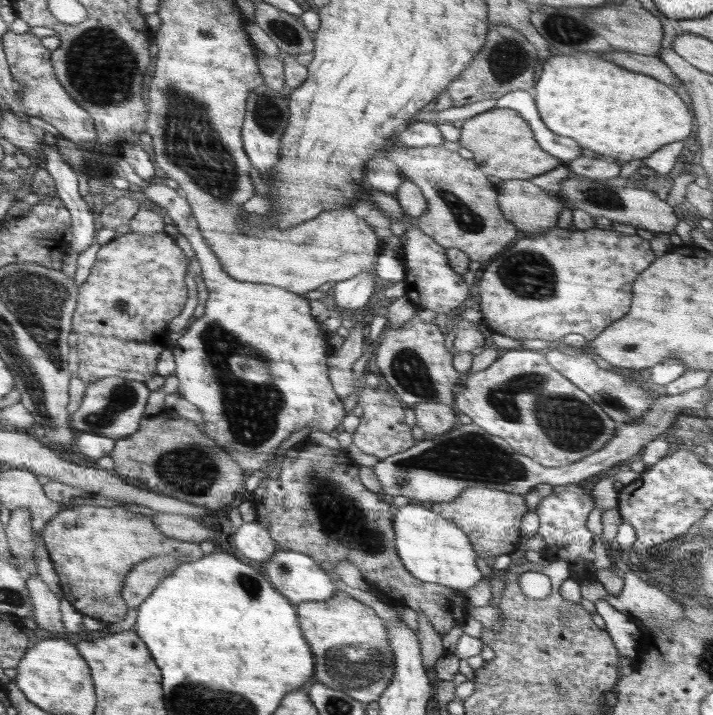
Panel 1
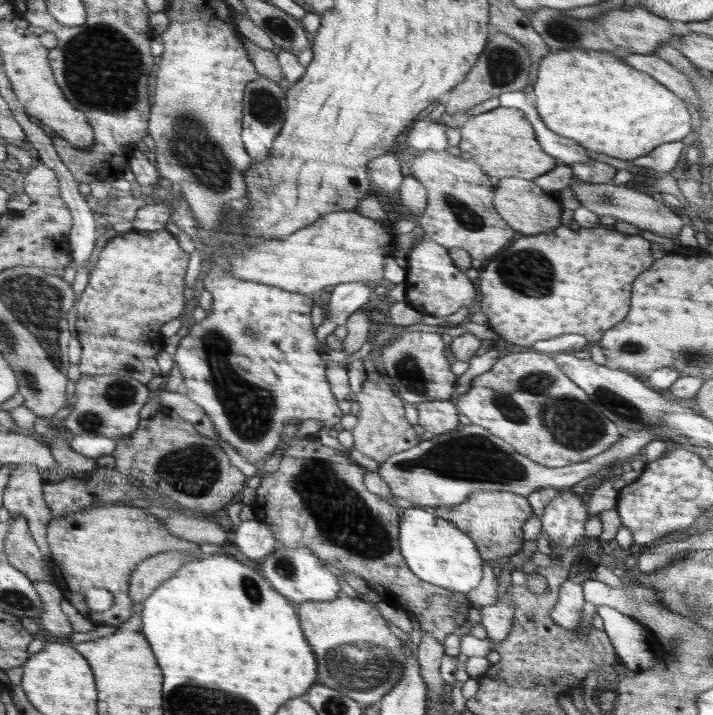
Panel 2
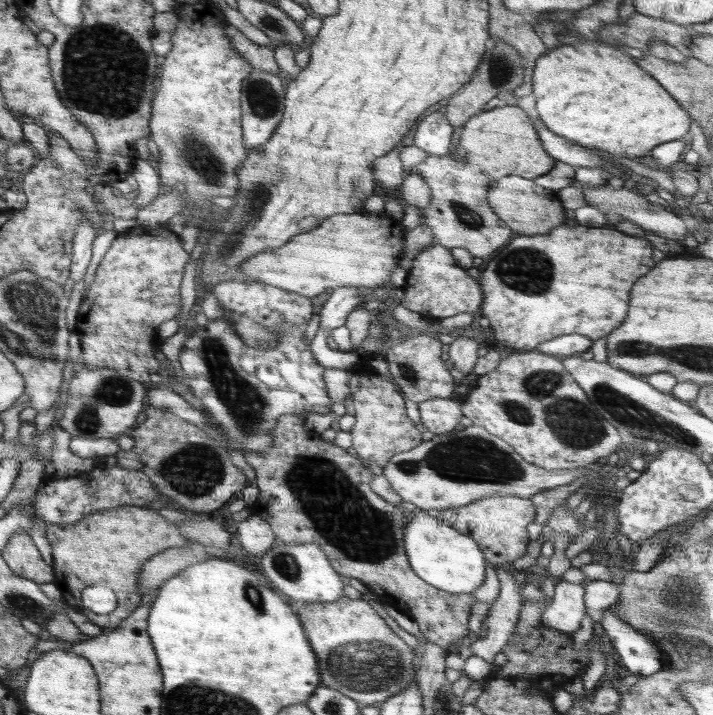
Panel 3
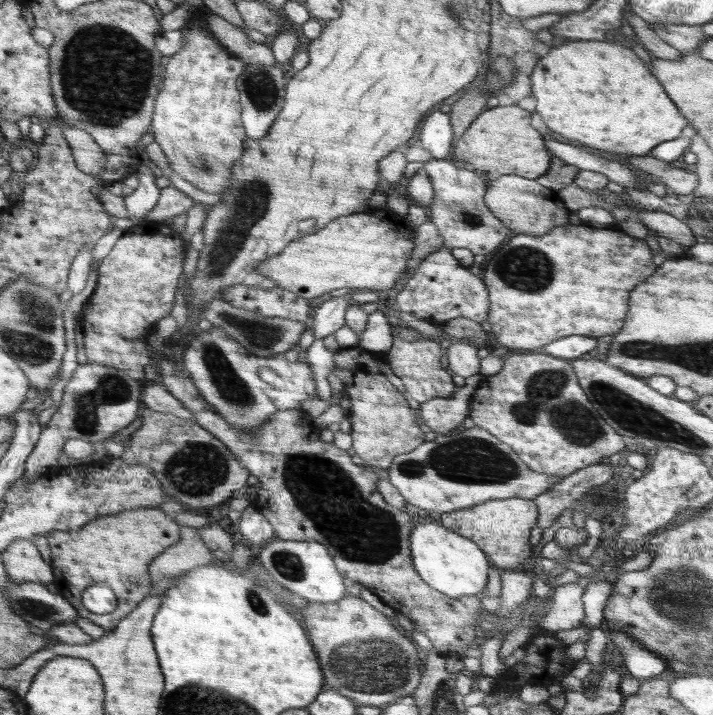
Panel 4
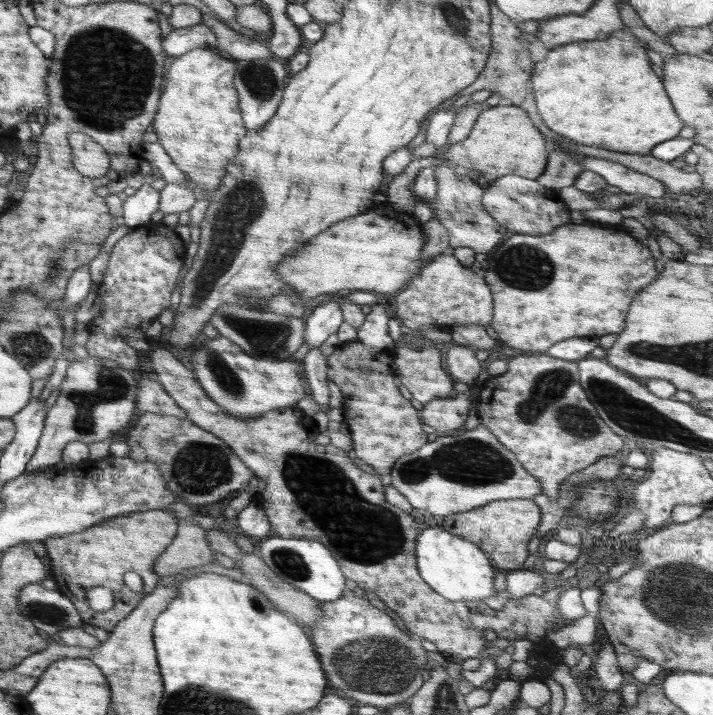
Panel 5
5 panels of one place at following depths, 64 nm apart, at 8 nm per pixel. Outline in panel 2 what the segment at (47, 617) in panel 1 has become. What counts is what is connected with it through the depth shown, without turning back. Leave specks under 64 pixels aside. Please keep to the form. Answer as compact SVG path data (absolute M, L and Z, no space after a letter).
M36 580L34 583L36 592L43 602L43 613L38 618L42 631L56 637L72 635L74 632L69 618L60 608L63 599L62 591L50 581Z

